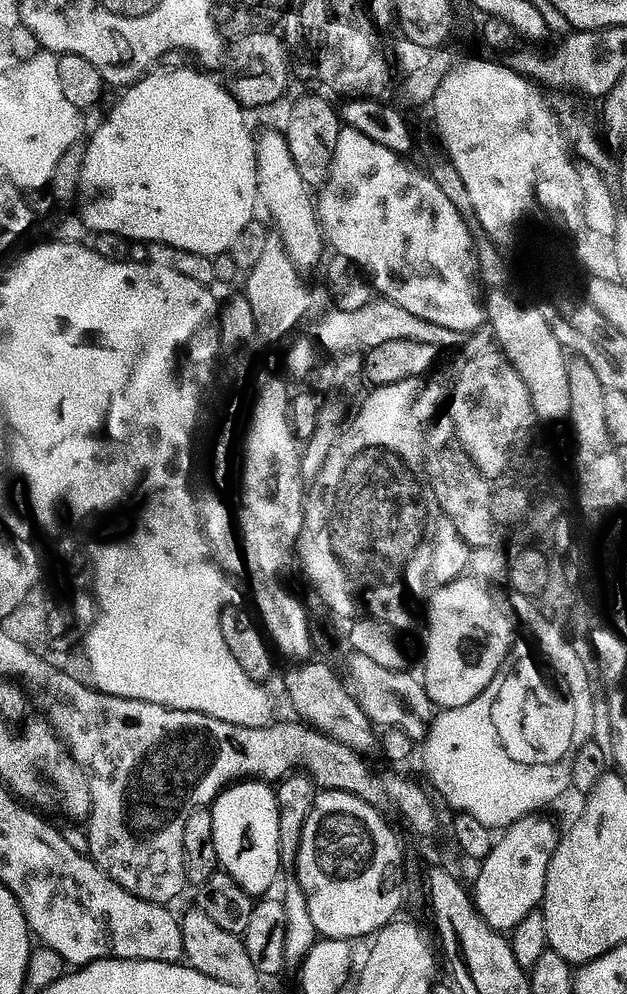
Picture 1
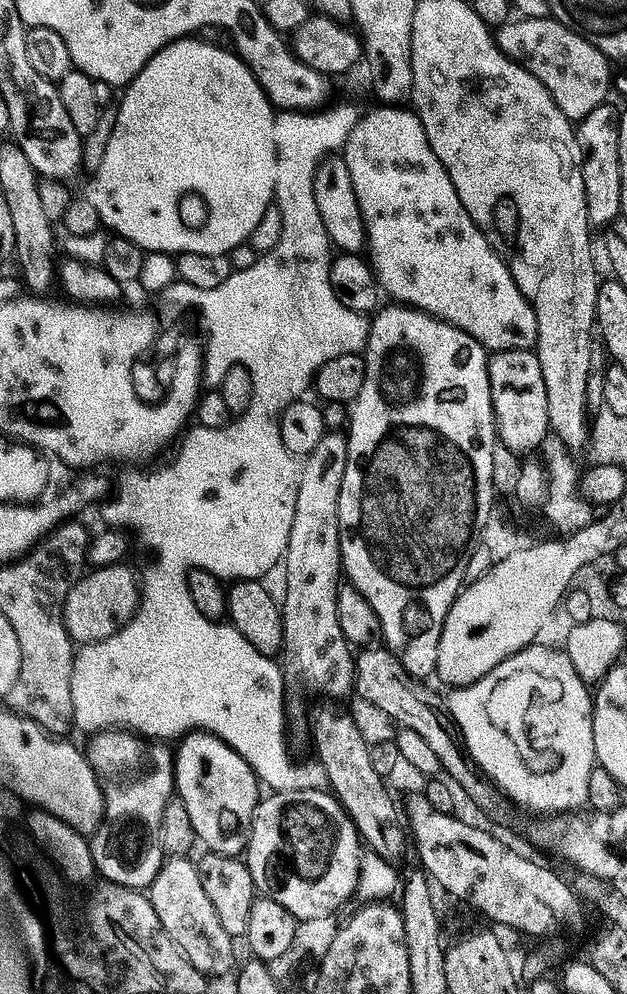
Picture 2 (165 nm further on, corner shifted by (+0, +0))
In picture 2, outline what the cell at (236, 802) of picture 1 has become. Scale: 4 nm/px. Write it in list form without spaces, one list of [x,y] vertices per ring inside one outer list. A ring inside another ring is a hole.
[[[193,732],[183,737],[178,747],[174,752],[178,799],[186,806],[190,822],[194,822],[197,841],[217,856],[243,857],[262,799],[256,772],[231,746],[208,732]]]

